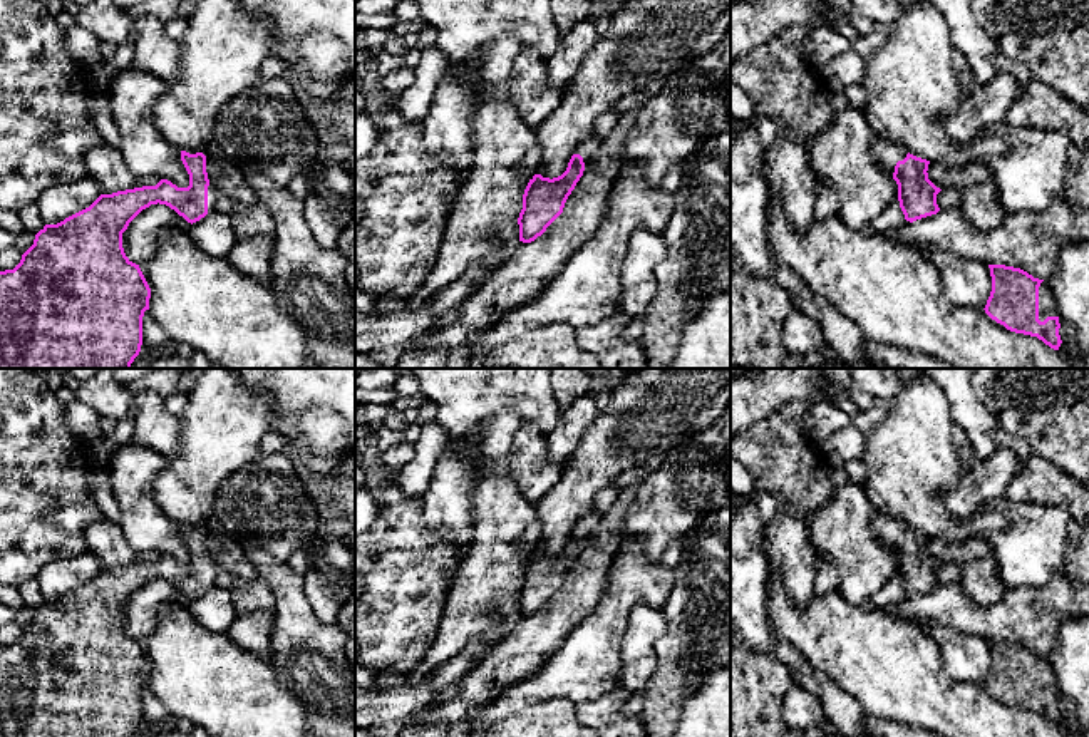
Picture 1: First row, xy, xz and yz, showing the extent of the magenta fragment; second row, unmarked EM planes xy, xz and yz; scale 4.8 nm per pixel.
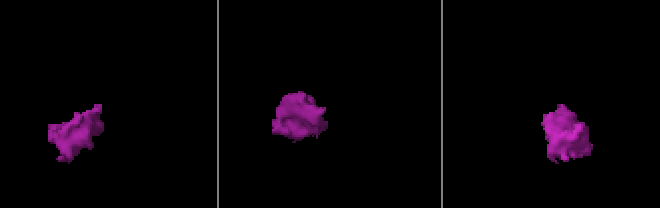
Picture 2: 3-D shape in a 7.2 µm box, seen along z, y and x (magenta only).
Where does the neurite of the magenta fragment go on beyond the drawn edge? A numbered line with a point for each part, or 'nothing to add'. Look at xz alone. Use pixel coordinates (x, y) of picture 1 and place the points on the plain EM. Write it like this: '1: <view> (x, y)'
1: xz (592, 516)

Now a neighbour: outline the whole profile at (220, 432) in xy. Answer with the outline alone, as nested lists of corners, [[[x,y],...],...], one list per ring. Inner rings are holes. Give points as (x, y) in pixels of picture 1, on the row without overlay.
[[[204,368],[186,395],[179,449],[156,476],[152,496],[176,524],[196,529],[213,516],[221,482],[260,456],[260,441],[270,430],[275,402],[268,394],[255,392],[236,368]]]

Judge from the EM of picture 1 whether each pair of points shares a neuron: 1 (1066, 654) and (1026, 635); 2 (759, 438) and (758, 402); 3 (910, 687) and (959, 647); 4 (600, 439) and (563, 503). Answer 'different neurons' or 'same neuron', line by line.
1: different neurons
2: different neurons
3: different neurons
4: same neuron

